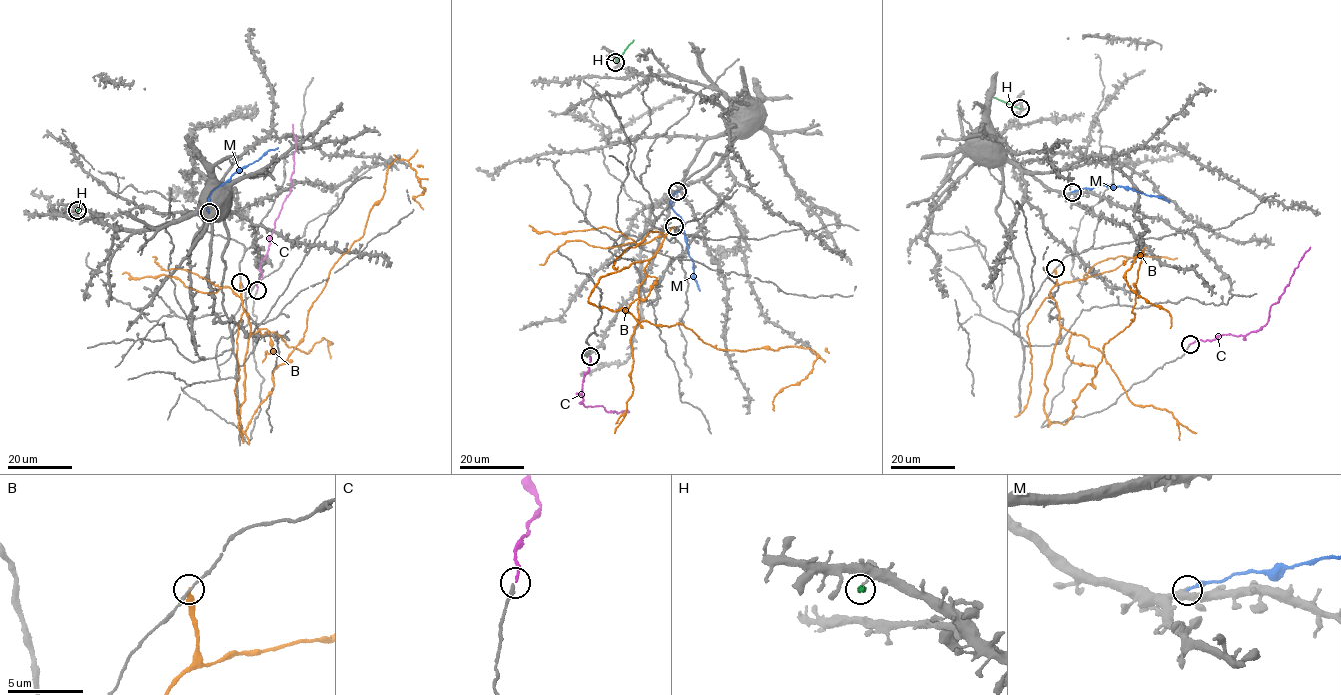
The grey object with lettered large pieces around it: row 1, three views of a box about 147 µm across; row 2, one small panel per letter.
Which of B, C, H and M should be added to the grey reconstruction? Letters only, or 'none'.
C

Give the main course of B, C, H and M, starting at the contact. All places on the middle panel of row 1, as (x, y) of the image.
B: (674, 227), (649, 260), (598, 279), (588, 301), (681, 324), (719, 349), (812, 350), (812, 372), (774, 410)
C: (590, 357), (588, 372), (584, 376), (583, 404), (587, 407), (601, 405), (605, 410), (618, 413), (628, 411)
H: (615, 62), (634, 39)
M: (677, 191), (672, 195), (671, 205), (682, 220), (688, 254), (692, 259), (693, 279), (700, 291)

